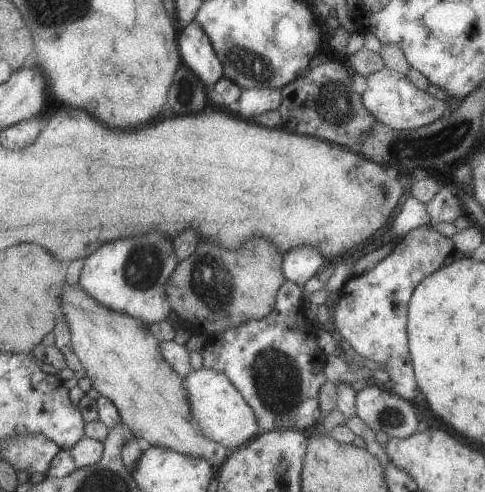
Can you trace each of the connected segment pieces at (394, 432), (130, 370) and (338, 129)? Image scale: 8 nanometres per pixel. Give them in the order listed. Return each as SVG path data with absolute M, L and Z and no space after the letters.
M371 383L356 392L356 416L374 433L382 431L390 437L408 438L419 432L422 423L411 401L402 399L392 390Z
M79 282L66 286L60 300L62 300L62 304L60 304L62 318L66 320L66 324L70 328L72 348L78 356L78 360L82 362L88 378L92 381L92 387L116 406L121 423L132 430L134 437L142 440L148 446L168 448L176 450L180 454L204 458L212 464L215 470L220 469L220 466L226 462L230 450L224 448L222 444L202 436L198 426L192 422L190 404L188 404L188 396L186 396L186 388L184 388L184 377L174 372L170 368L170 364L164 360L160 354L159 341L154 338L149 326L128 314L108 310L104 304L91 298Z
M327 60L312 68L306 76L286 84L282 92L282 103L278 112L283 120L283 127L289 132L326 140L332 144L348 147L362 144L368 132L377 124L376 118L368 112L362 102L362 96L352 89L353 76L348 66L342 62Z

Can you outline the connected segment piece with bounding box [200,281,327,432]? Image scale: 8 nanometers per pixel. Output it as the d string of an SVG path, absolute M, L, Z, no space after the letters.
M286 281L278 290L274 310L266 318L248 320L240 326L220 330L208 339L200 351L204 368L222 372L242 394L242 398L250 404L256 416L256 424L262 432L279 429L299 429L304 432L323 419L320 412L323 403L320 402L319 395L320 388L327 380L324 373L327 356L318 346L317 329L309 322L306 312L307 300L303 296L302 287Z

